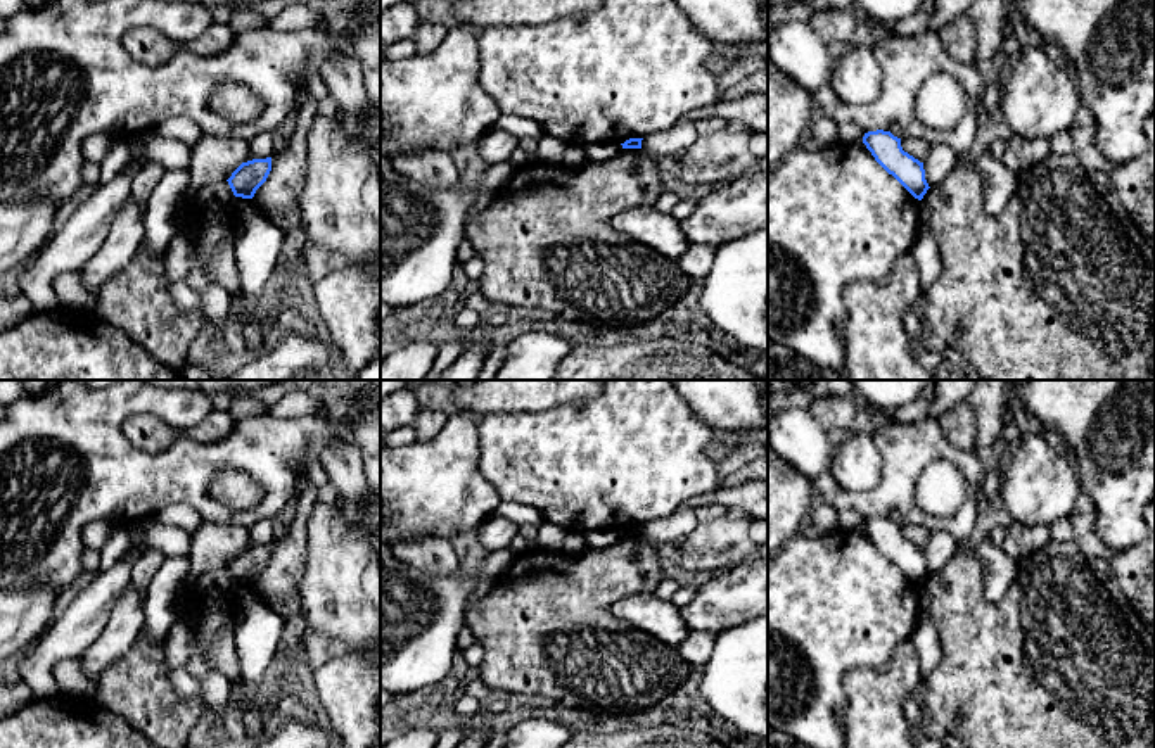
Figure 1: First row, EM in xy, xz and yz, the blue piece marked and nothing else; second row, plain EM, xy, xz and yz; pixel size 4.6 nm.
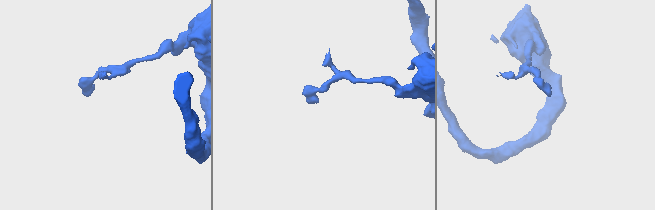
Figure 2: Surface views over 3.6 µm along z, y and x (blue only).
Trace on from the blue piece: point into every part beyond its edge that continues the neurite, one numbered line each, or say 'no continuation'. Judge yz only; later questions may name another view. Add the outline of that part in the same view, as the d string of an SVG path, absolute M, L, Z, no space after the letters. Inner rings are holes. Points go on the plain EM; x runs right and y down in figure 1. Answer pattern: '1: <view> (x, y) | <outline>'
no continuation

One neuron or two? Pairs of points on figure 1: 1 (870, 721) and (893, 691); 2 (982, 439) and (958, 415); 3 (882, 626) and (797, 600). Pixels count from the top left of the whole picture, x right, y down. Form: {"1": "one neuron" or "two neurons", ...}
{"1": "one neuron", "2": "two neurons", "3": "one neuron"}

